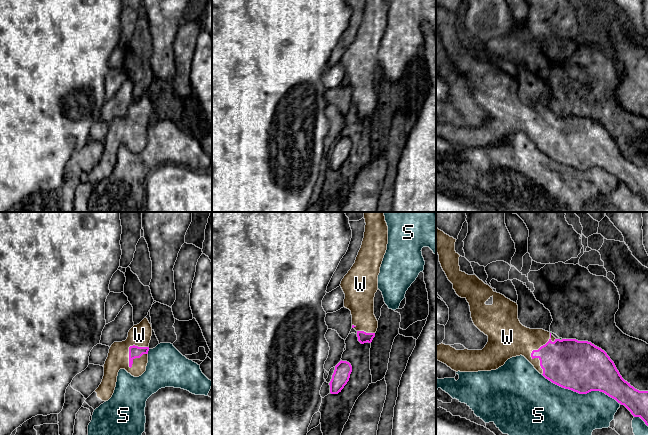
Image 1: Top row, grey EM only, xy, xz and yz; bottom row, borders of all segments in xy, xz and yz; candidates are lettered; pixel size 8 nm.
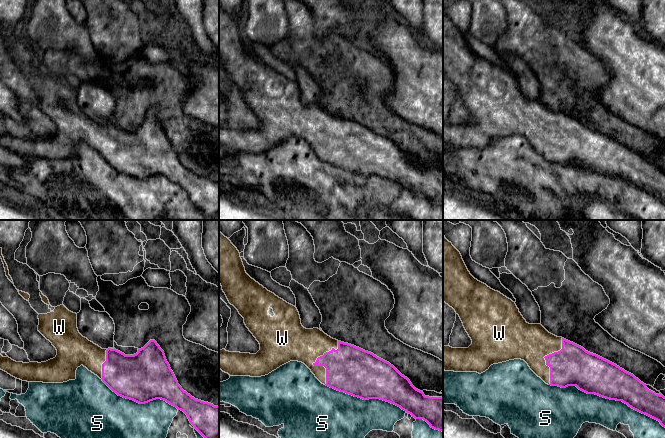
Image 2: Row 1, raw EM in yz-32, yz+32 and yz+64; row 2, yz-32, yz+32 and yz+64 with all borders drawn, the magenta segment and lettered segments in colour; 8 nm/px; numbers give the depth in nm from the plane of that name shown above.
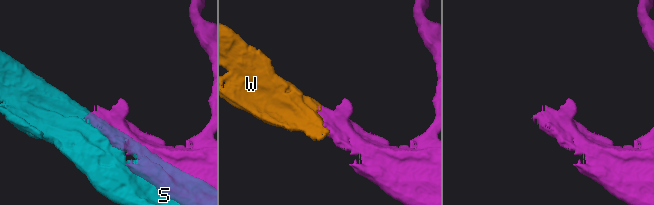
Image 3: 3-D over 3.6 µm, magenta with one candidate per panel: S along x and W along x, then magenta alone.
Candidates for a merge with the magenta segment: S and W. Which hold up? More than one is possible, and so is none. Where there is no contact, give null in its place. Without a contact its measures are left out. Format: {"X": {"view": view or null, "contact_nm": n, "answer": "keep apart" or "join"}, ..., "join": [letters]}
{"S": {"view": "yz", "contact_nm": 650, "answer": "keep apart"}, "W": {"view": "xy", "contact_nm": 240, "answer": "join"}, "join": ["W"]}

